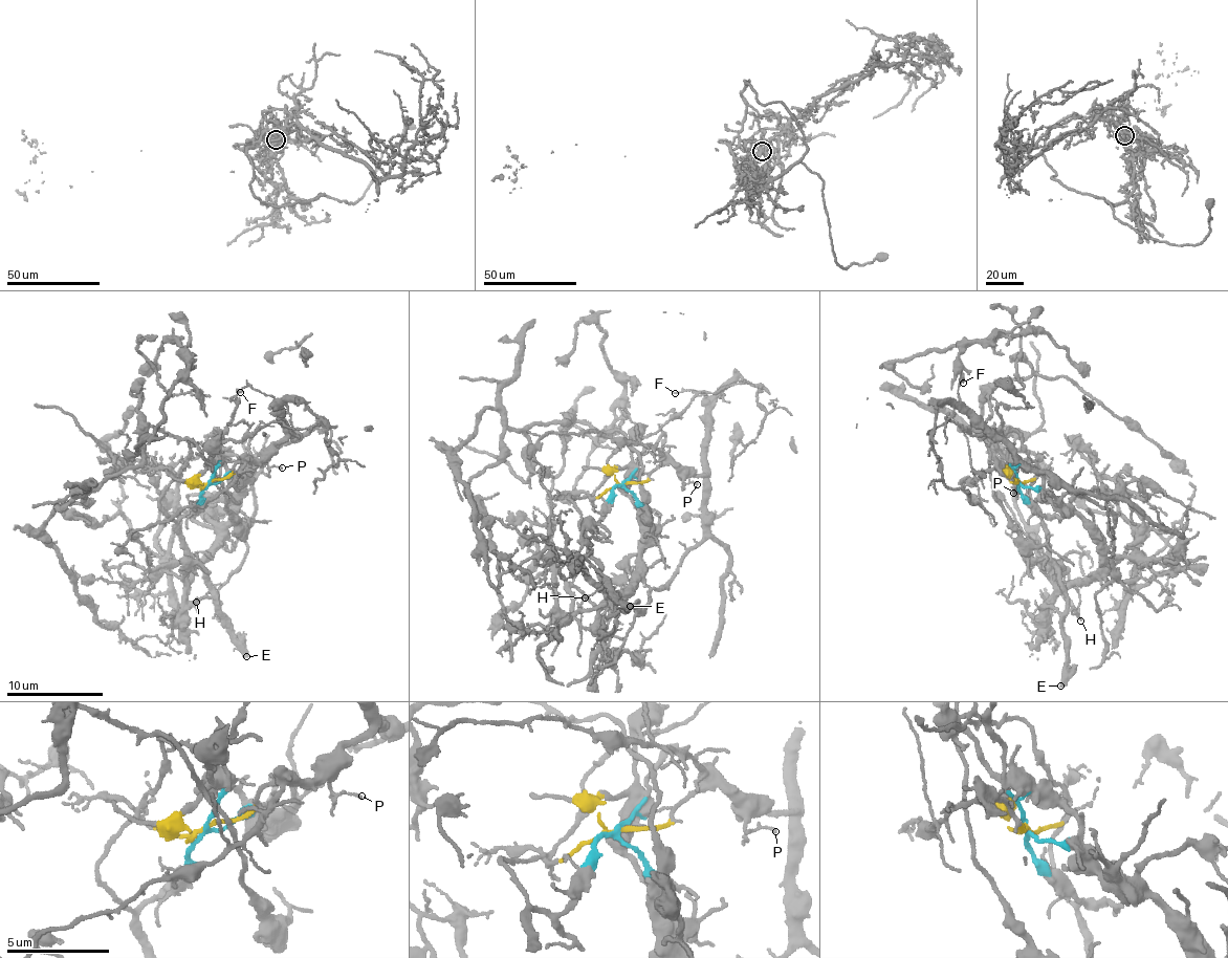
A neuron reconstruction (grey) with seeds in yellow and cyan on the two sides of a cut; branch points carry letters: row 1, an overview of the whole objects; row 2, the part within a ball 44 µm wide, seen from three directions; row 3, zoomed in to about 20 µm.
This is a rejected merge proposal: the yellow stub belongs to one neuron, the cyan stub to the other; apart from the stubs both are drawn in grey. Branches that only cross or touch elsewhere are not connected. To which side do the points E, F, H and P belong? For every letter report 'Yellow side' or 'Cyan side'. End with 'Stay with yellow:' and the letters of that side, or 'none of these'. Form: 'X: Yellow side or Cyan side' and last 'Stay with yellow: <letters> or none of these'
E: Cyan side
F: Yellow side
H: Cyan side
P: Yellow side
Stay with yellow: F, P

